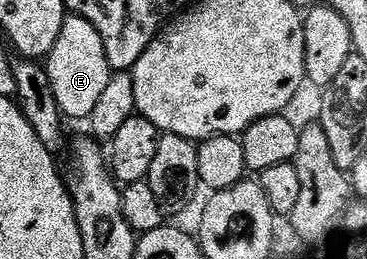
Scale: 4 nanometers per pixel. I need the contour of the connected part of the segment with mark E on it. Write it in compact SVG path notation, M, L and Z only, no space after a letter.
M64 17L61 36L57 44L53 44L53 52L47 55L45 65L53 84L53 96L57 96L59 111L68 119L90 119L93 107L97 105L97 99L108 86L113 73L97 28L93 28L93 24L84 18Z

